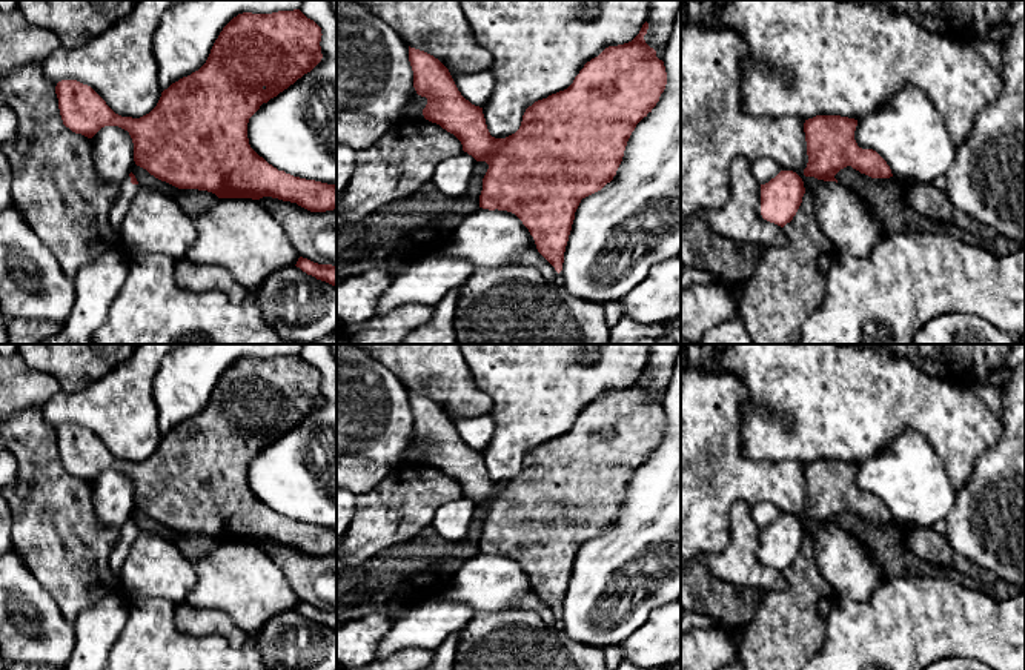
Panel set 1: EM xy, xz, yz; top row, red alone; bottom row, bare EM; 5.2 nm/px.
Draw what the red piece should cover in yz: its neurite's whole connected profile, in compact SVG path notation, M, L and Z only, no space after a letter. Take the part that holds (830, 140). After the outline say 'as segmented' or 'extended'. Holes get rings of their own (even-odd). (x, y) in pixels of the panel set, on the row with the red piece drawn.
M816 115L805 120L808 163L805 177L836 181L834 175L851 166L871 178L893 177L887 161L873 149L862 149L854 140L857 120L841 115Z; as segmented

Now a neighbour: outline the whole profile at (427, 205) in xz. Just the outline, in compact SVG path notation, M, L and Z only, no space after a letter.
M476 161L467 189L456 197L441 194L429 181L415 194L384 204L357 223L346 223L337 238L337 284L353 275L386 270L390 260L412 263L427 258L447 246L453 240L456 226L479 209L483 178L487 169L486 161Z

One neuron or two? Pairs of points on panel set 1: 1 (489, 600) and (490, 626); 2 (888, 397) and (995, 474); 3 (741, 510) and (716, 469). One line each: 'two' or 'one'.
1: two
2: two
3: two

